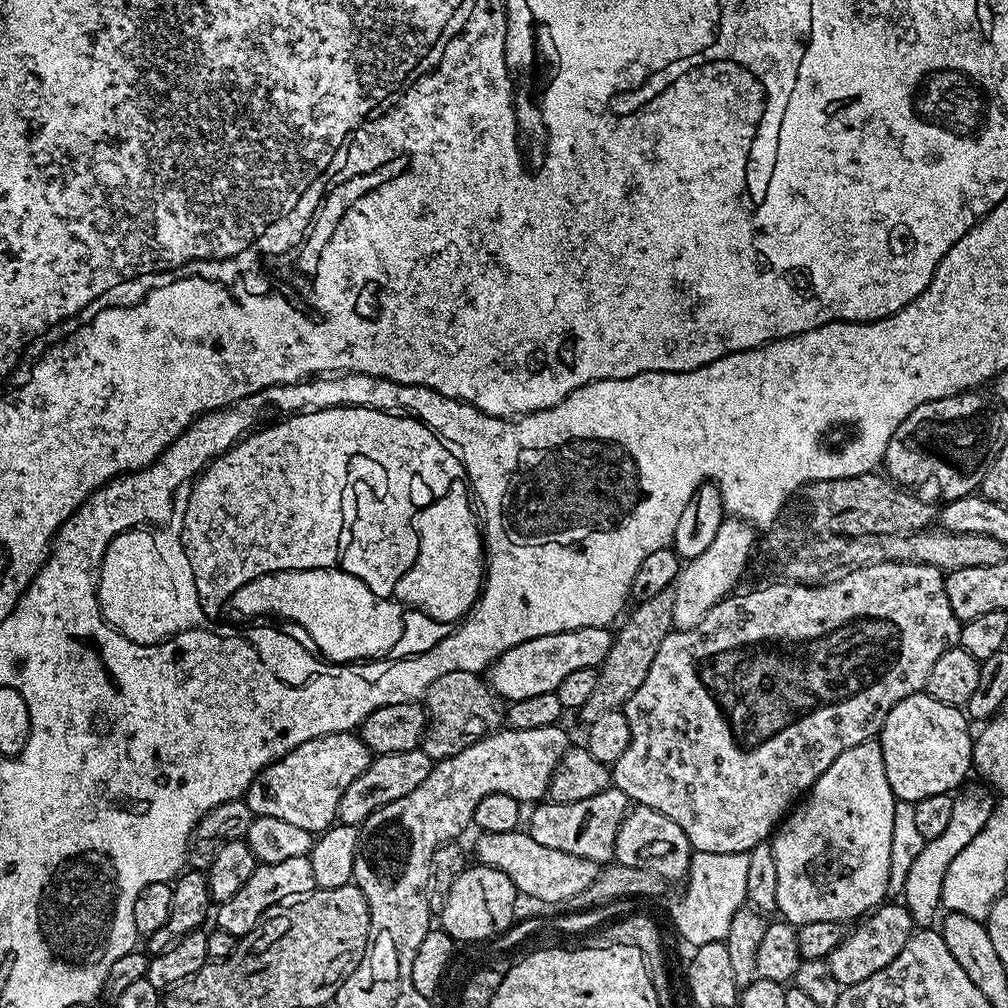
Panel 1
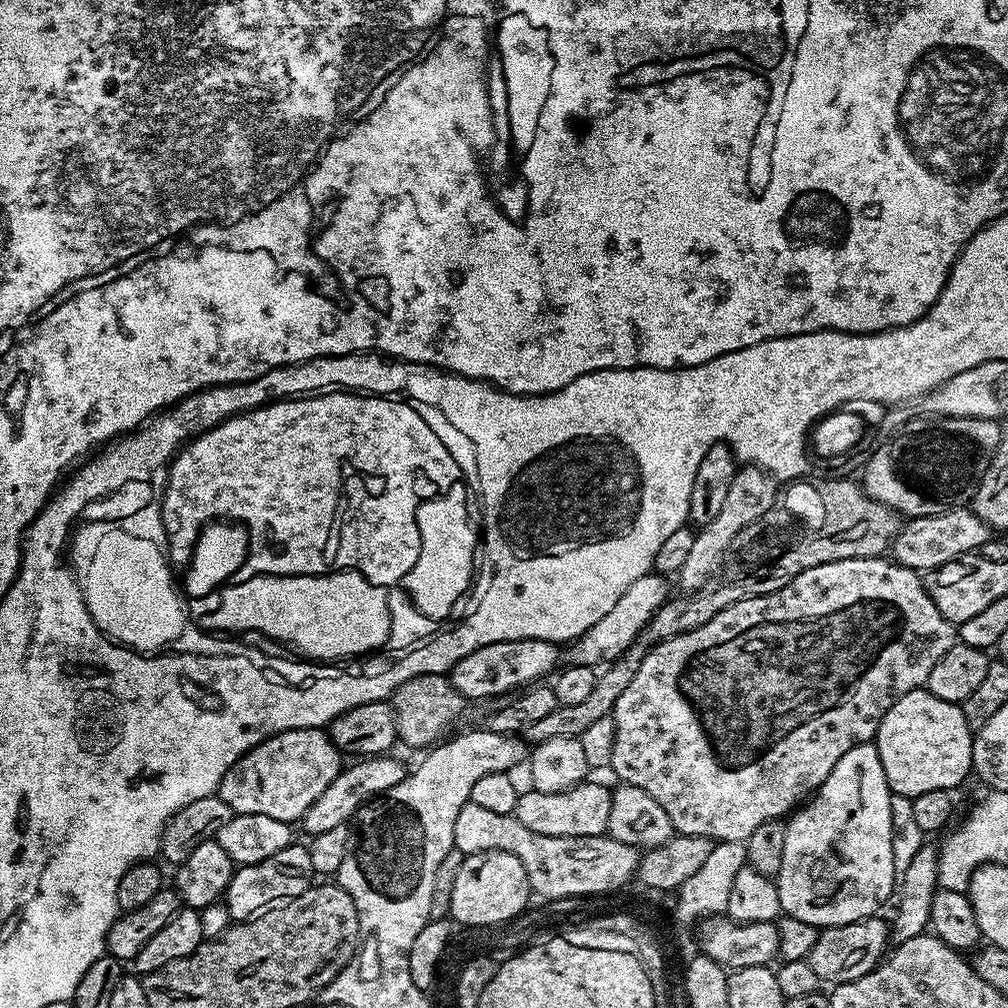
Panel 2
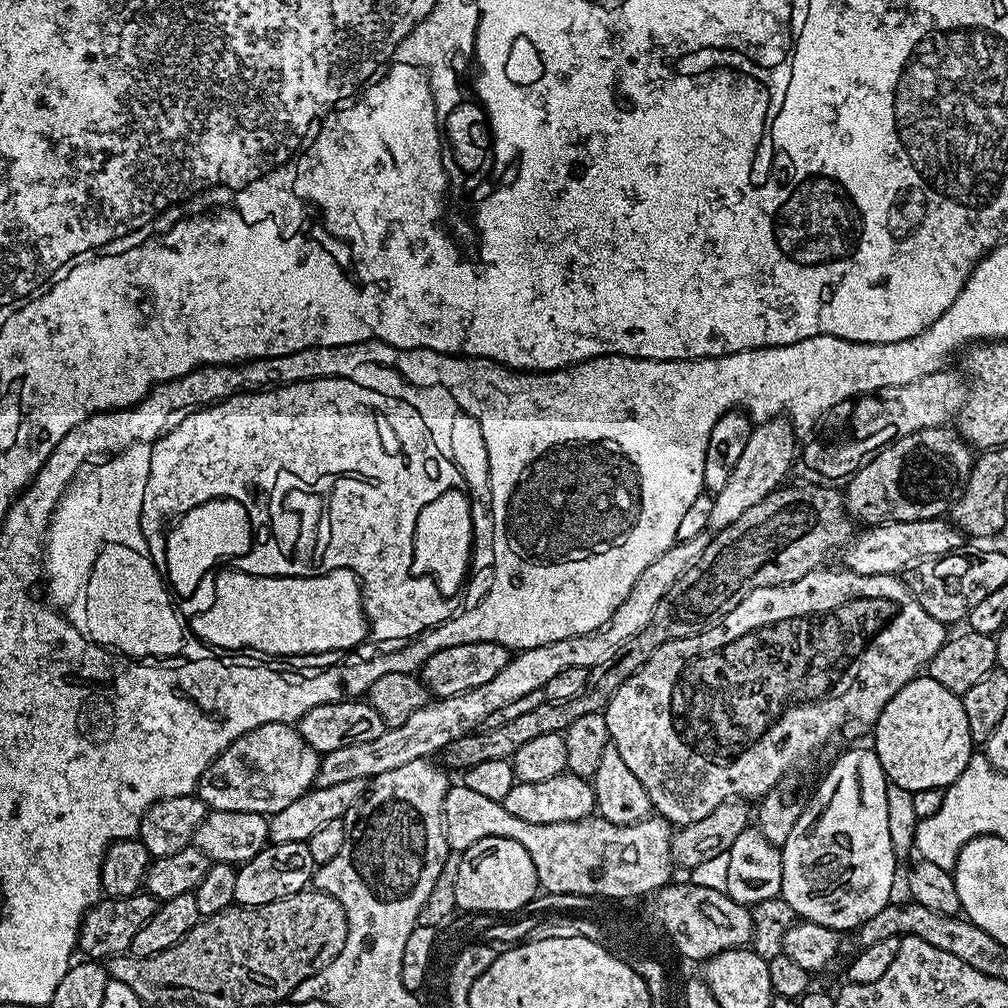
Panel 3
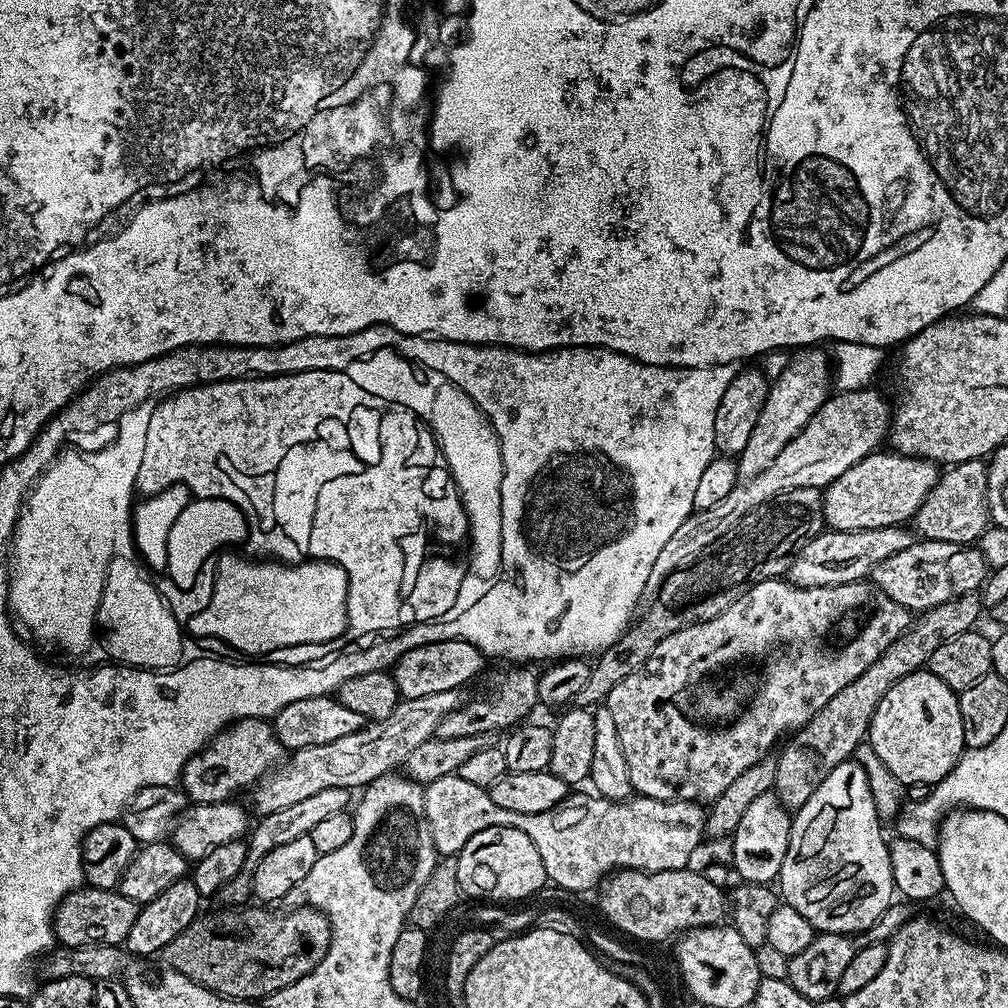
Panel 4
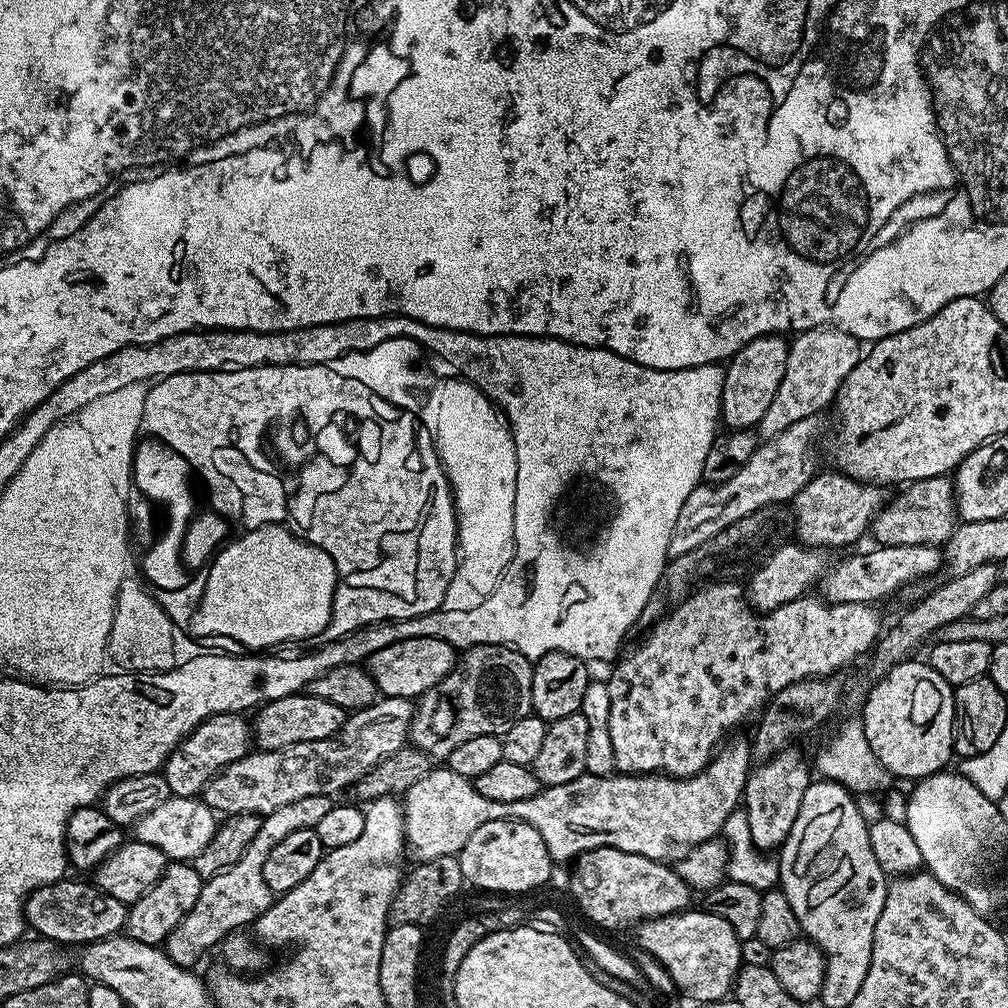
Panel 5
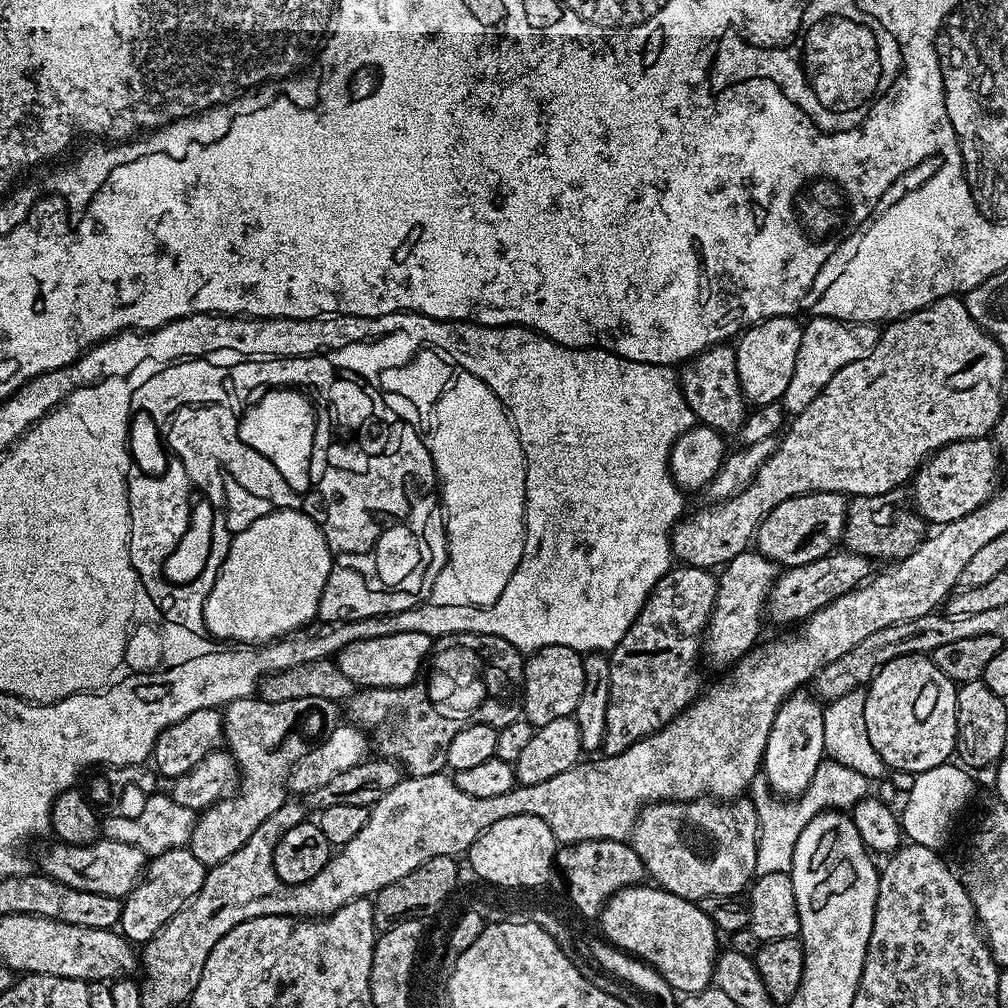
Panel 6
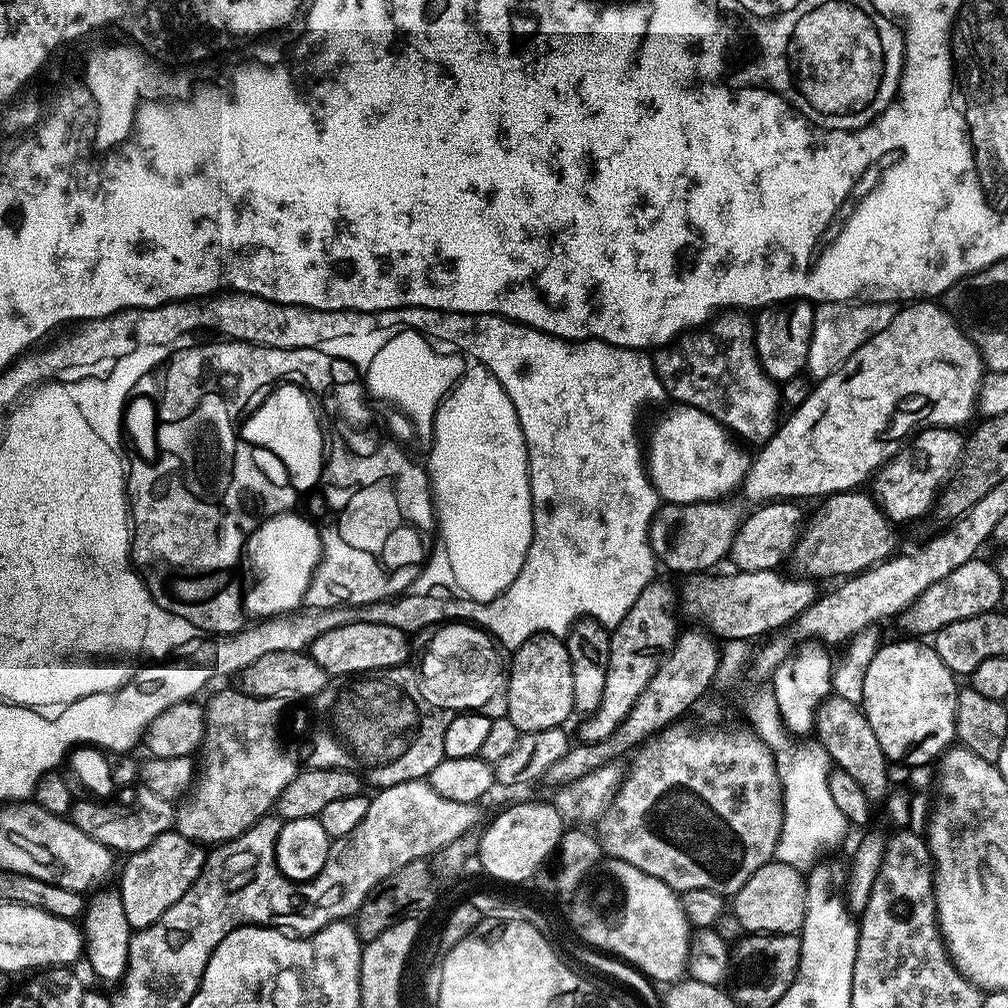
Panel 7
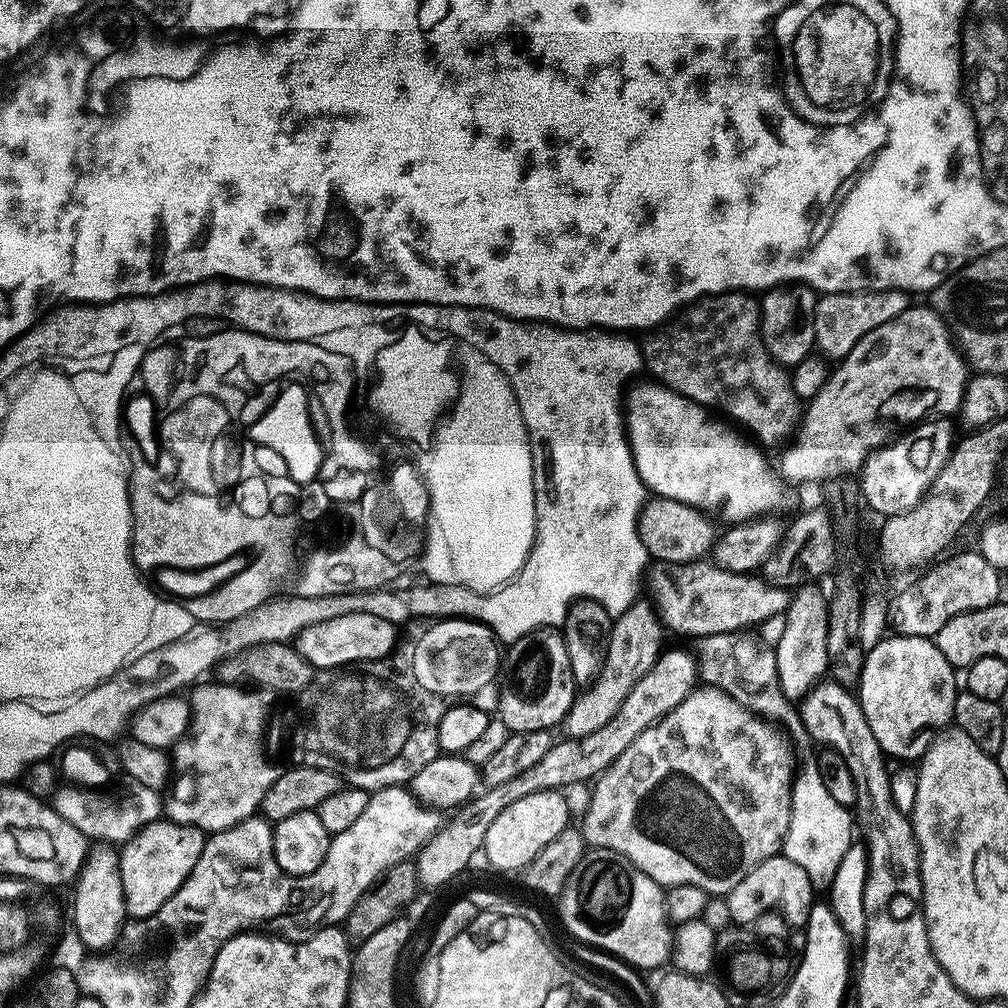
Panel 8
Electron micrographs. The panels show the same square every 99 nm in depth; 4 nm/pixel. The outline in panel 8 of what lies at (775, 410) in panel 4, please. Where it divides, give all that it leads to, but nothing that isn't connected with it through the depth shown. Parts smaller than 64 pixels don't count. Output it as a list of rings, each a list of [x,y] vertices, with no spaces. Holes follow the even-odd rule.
[[[883,288],[877,292],[829,292],[816,302],[812,325],[816,331],[815,347],[828,356],[843,358],[870,330],[878,330],[886,322],[898,318],[910,306],[909,293],[896,288]]]

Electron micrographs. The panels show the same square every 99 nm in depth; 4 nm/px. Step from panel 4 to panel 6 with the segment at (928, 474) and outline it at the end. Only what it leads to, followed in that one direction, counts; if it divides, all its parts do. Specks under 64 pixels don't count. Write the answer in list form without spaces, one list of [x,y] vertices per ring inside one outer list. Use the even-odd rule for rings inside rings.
[[[807,492],[786,498],[786,502],[766,513],[756,527],[755,551],[781,569],[806,566],[806,562],[829,555],[843,541],[848,505],[849,501],[840,492]]]

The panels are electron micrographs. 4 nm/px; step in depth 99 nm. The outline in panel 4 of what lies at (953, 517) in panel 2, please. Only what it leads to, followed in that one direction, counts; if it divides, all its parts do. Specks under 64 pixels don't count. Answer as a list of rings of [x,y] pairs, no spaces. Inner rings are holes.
[[[904,526],[853,532],[825,530],[819,532],[810,542],[806,542],[802,551],[792,559],[786,579],[789,584],[796,584],[799,588],[855,584],[863,581],[878,562],[890,558],[890,554],[898,554],[898,550],[906,550],[906,546],[913,542],[913,533]]]

